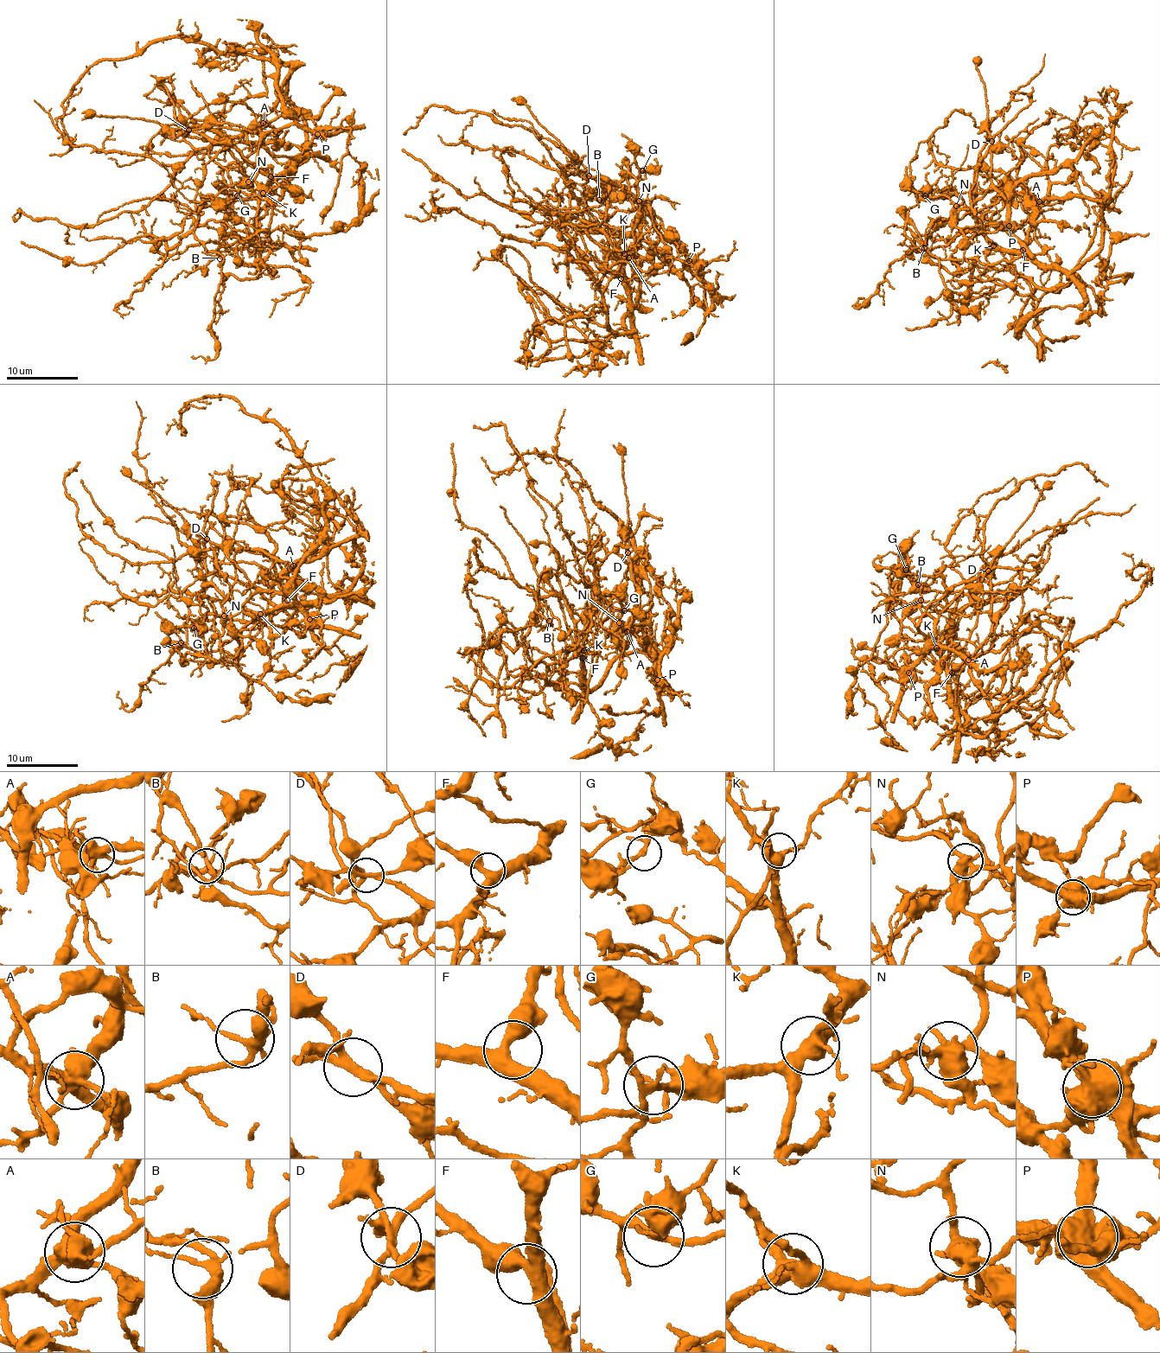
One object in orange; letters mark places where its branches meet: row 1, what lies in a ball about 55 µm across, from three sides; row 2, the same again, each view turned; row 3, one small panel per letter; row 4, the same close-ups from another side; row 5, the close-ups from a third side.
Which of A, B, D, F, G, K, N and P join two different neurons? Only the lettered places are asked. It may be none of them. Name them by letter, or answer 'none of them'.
A, D, N, P

